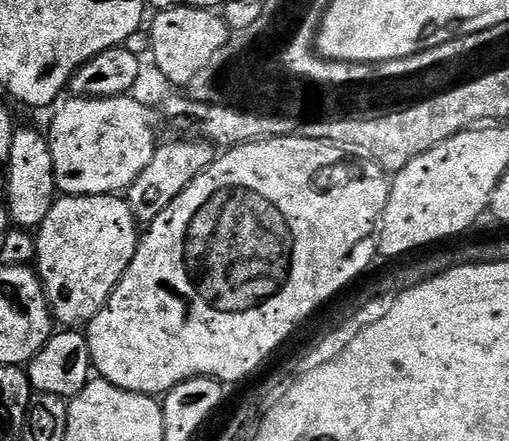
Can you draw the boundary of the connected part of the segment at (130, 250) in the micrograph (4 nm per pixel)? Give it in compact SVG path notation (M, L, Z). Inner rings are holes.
M64 196L52 205L40 223L36 237L35 271L44 285L44 297L52 310L55 323L60 326L84 326L108 304L116 283L126 274L136 253L141 233L136 232L138 221L127 199L111 196Z

